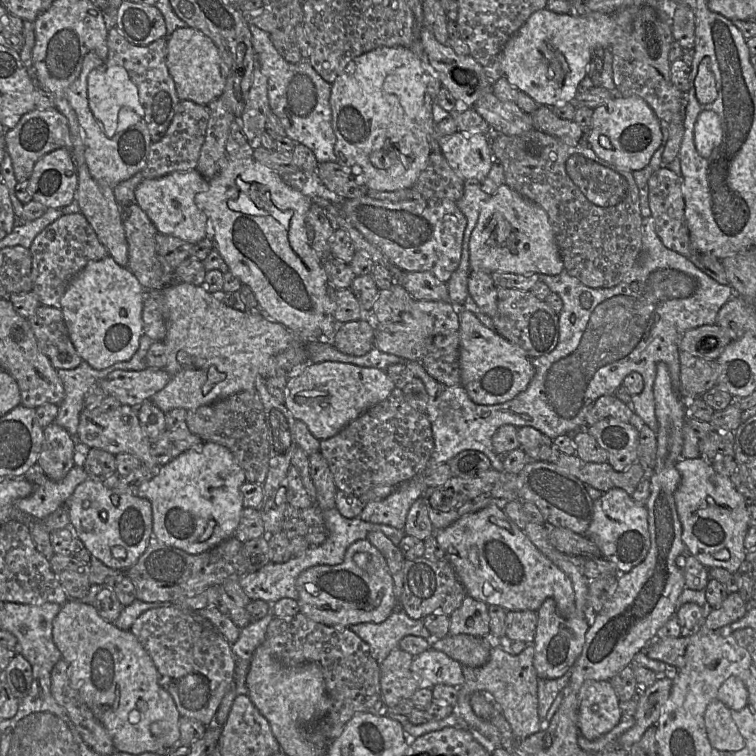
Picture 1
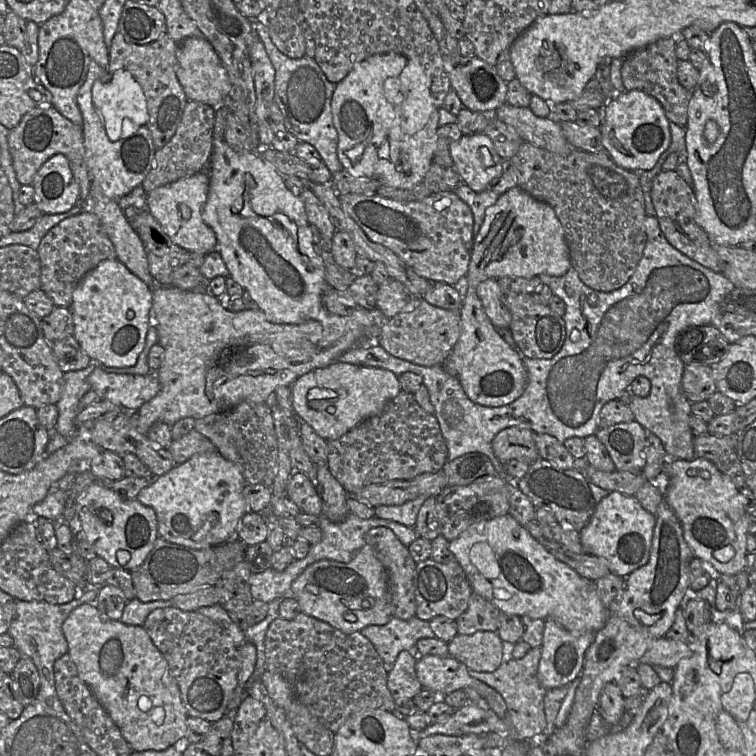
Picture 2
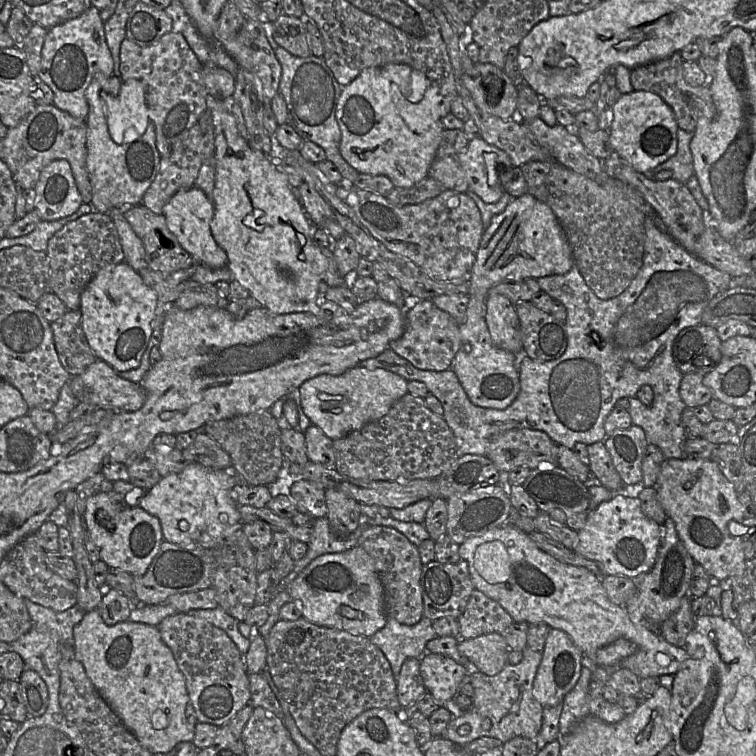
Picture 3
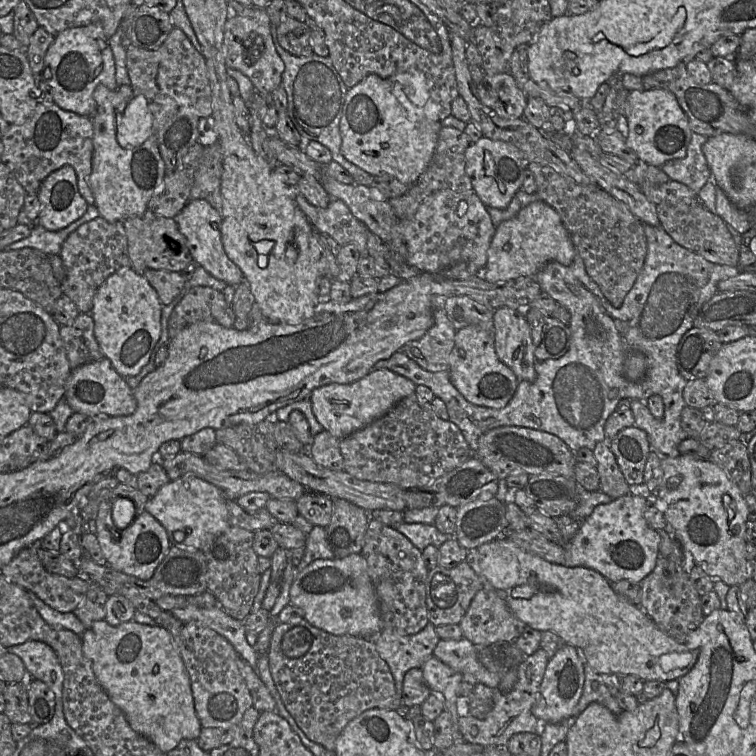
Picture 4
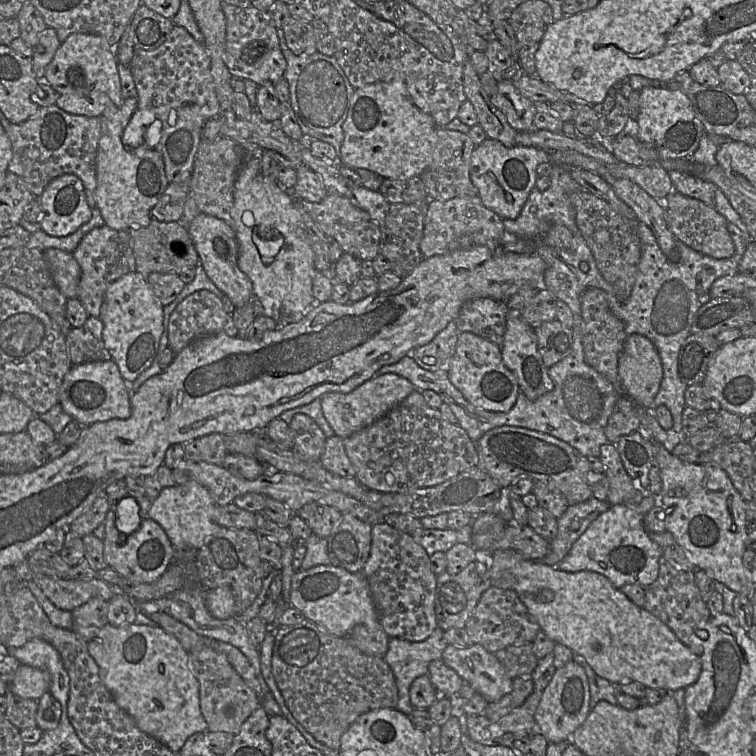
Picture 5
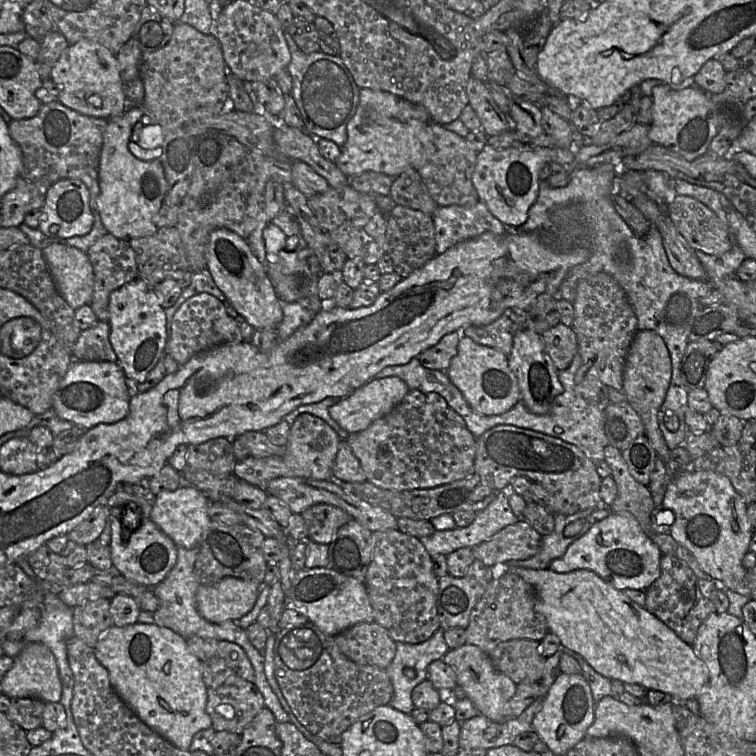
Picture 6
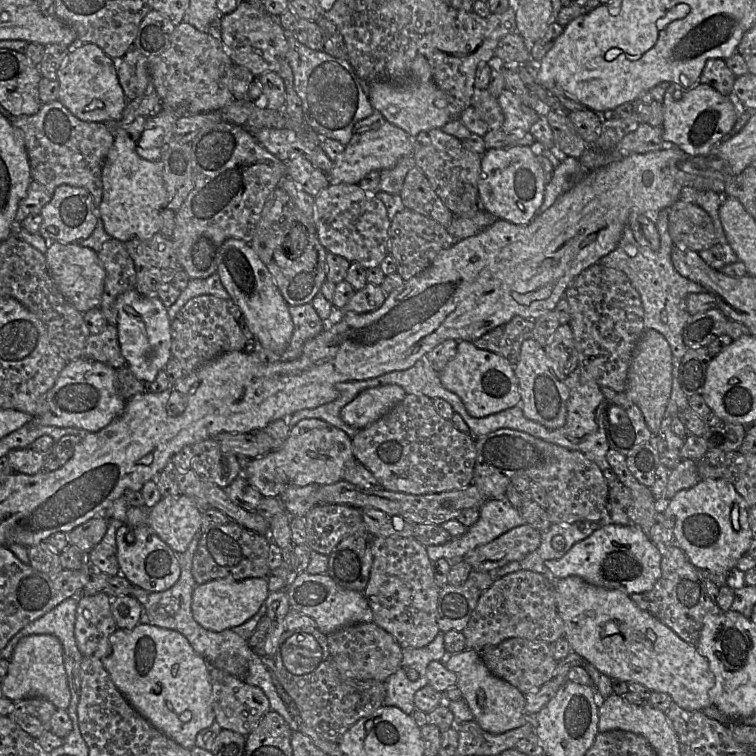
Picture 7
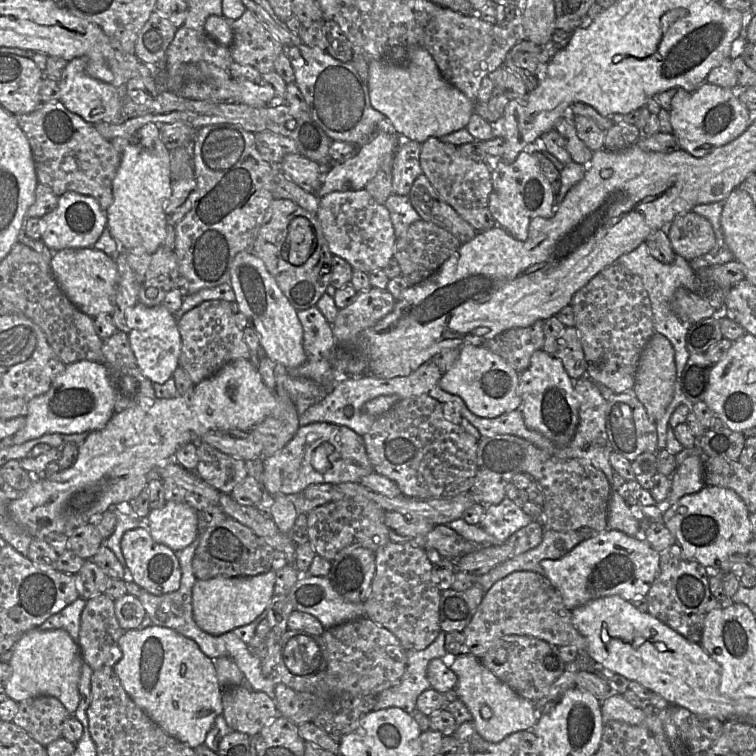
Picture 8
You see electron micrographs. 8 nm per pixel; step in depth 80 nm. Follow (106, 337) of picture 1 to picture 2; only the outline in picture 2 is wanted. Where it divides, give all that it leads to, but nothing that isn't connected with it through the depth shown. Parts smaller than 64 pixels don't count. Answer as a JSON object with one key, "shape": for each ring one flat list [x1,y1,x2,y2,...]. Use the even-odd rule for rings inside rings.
{"shape":[[118,259,101,261,76,285,69,311,74,336,91,360,106,367,124,368,137,362,150,325,152,289]]}

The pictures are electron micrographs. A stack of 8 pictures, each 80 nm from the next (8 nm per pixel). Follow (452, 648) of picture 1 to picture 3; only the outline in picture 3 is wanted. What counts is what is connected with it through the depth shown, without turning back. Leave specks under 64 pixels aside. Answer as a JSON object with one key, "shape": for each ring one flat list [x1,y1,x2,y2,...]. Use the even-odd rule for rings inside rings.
{"shape":[[499,633,459,639,458,650,480,672,489,676,502,671,508,663,510,651,504,637]]}

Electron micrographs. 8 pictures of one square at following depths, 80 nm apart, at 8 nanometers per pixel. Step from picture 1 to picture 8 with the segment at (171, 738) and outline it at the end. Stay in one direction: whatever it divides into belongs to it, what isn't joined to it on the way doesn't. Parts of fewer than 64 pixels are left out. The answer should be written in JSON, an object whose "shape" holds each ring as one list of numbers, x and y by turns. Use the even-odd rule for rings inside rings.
{"shape":[[157,625,125,631,119,639,119,646,122,657,113,670,135,704,168,735,191,748,202,745,216,717,223,712,223,687,216,675,215,661,207,657,194,640,171,628]]}

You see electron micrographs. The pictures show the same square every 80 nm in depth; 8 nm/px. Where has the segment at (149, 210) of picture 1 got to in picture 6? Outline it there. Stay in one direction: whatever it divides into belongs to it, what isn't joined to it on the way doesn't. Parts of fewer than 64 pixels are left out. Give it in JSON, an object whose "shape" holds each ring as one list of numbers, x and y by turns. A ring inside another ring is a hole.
{"shape":[[217,228,210,233,206,250,207,270,239,315,255,329,276,330,283,320,283,303,277,296,265,266,237,233]]}

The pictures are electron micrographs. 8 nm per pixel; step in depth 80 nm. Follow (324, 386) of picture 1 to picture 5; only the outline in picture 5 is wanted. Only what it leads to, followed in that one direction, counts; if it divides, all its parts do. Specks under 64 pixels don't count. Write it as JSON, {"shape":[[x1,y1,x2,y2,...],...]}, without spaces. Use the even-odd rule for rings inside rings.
{"shape":[[386,373,367,380,350,393,329,392,320,397,323,415,336,436,346,438,371,425,415,391,406,378]]}

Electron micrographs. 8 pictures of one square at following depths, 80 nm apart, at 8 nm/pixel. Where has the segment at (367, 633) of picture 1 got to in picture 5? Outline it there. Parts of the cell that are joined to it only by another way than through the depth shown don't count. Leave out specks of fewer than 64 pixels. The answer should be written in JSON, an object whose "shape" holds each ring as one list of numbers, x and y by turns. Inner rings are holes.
{"shape":[[437,627,423,641,413,642,399,638,390,638,384,661,391,668,398,690,396,709,409,715,413,710,409,688,413,680,427,675,430,662,439,660,447,644,443,631]]}

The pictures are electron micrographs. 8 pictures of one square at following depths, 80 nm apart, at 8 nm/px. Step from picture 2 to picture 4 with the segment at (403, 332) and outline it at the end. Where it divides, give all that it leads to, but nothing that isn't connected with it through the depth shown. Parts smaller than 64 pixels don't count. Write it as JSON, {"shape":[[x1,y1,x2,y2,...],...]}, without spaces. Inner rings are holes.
{"shape":[[443,307,433,310,434,323,419,339,403,345,399,351,430,372,449,370,456,330]]}

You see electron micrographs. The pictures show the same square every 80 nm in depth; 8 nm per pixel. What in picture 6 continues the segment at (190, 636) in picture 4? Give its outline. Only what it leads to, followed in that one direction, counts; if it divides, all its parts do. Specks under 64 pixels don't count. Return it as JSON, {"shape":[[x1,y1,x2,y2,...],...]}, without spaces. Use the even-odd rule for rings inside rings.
{"shape":[[221,658,201,661,202,677,207,690,206,711,211,716,212,728,241,735,245,727,265,707,264,698,257,686,240,677]]}

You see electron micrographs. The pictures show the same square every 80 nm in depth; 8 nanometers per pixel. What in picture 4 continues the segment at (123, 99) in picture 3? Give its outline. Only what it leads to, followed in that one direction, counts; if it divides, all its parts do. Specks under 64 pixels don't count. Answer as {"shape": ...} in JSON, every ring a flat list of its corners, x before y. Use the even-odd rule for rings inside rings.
{"shape":[[134,95,116,121,116,138,125,149,142,145,152,133,153,115,144,95]]}

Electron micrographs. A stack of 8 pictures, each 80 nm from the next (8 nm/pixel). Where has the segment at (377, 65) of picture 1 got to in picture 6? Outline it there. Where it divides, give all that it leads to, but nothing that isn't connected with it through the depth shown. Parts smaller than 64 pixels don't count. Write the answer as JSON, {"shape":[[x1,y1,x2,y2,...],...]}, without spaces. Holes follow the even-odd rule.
{"shape":[[360,89,359,104,354,116,347,124,348,138,341,149,341,154,336,162,342,173,348,178,364,172,382,173,391,177,398,177,407,169,418,169,425,162,425,151,431,142,431,122,411,120,401,122,397,119,397,104,399,97,384,91]]}

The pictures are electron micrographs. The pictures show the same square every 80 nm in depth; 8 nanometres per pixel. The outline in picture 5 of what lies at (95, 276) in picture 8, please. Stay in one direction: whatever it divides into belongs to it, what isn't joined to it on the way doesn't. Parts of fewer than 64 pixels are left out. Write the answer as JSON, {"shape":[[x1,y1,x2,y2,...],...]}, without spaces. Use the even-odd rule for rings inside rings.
{"shape":[[49,248,43,251,54,282,67,299,77,298,80,266,72,253]]}

